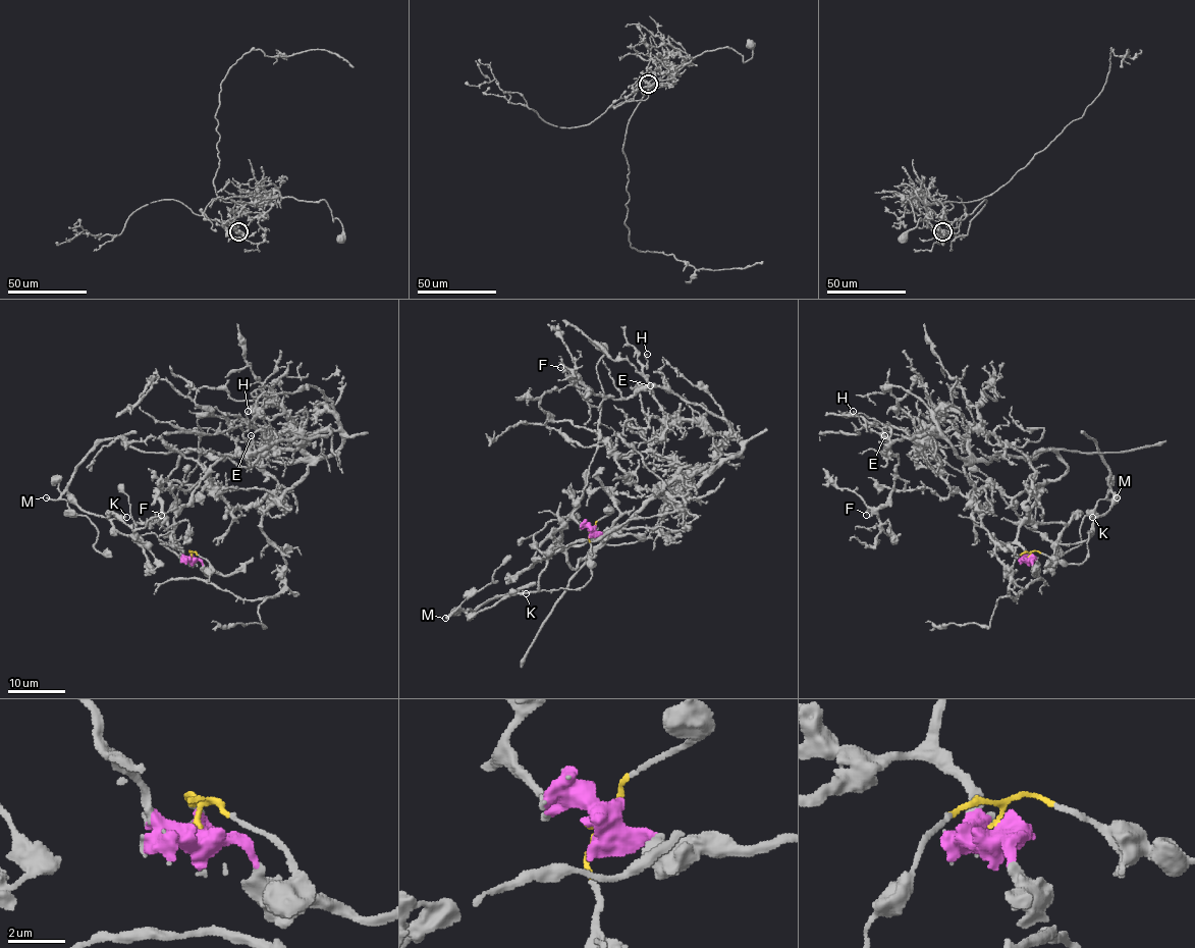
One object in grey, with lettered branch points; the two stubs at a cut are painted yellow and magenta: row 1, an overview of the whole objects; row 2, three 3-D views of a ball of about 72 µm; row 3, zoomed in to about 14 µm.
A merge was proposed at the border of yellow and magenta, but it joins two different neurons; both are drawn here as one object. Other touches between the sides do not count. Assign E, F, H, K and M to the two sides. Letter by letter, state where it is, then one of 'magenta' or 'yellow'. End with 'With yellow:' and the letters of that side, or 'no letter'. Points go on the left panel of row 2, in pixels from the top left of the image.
E: (251, 435) | magenta
F: (161, 515) | magenta
H: (248, 411) | magenta
K: (126, 517) | yellow
M: (46, 497) | yellow
With yellow: K, M

